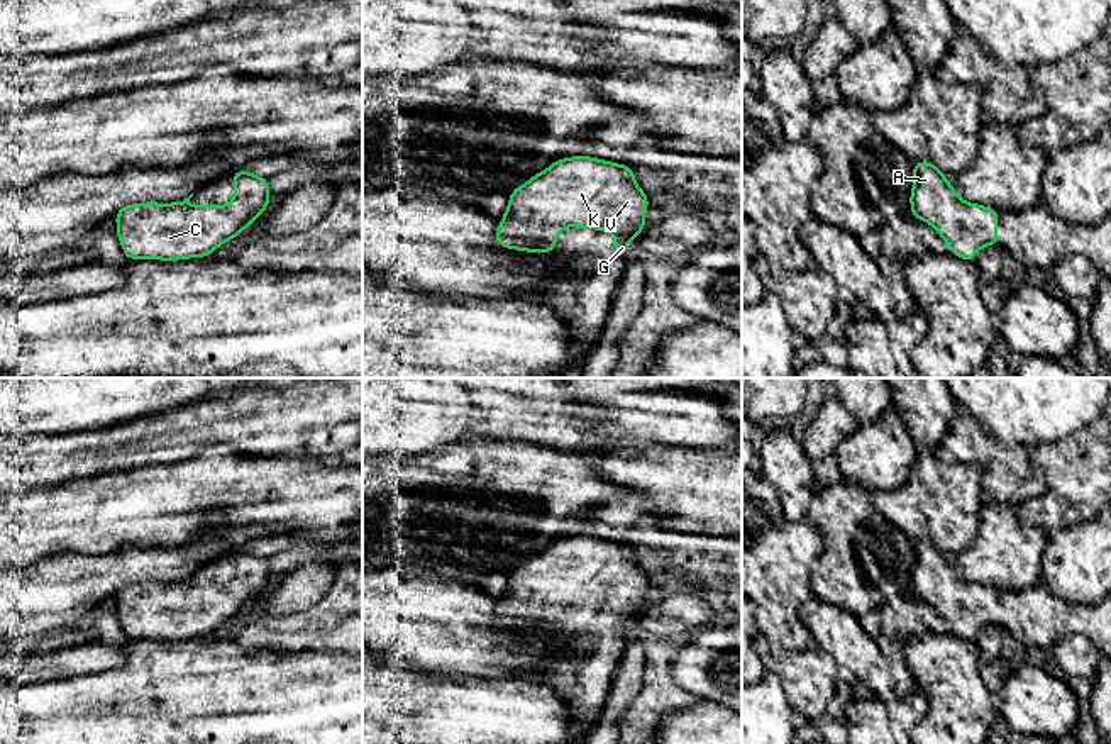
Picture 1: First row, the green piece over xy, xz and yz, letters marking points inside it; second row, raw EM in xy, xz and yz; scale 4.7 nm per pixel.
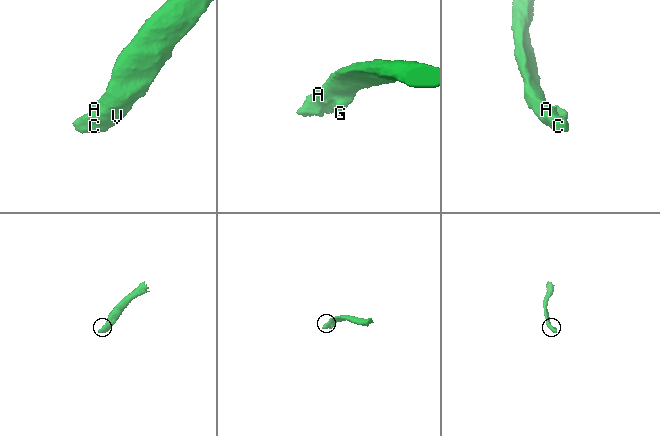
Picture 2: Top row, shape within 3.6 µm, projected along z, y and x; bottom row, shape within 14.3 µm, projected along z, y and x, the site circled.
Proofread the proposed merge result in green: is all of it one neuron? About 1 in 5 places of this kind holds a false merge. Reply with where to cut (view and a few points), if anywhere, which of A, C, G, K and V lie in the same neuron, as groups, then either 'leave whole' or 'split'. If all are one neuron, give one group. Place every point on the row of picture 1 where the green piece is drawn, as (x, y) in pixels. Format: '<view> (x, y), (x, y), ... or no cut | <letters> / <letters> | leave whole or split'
no cut | A C G K V | leave whole

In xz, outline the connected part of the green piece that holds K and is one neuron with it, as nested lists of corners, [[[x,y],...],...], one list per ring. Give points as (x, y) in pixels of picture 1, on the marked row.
[[[571,156],[554,161],[547,169],[533,175],[528,181],[510,192],[508,207],[496,227],[496,244],[525,253],[556,253],[556,241],[566,227],[606,230],[613,237],[613,254],[625,256],[628,244],[645,230],[649,208],[647,193],[635,181],[635,169],[591,156]]]

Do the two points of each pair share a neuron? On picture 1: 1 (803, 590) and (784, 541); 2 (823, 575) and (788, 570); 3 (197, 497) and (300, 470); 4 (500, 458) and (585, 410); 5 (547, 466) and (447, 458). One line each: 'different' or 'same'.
1: same
2: different
3: same
4: different
5: same

